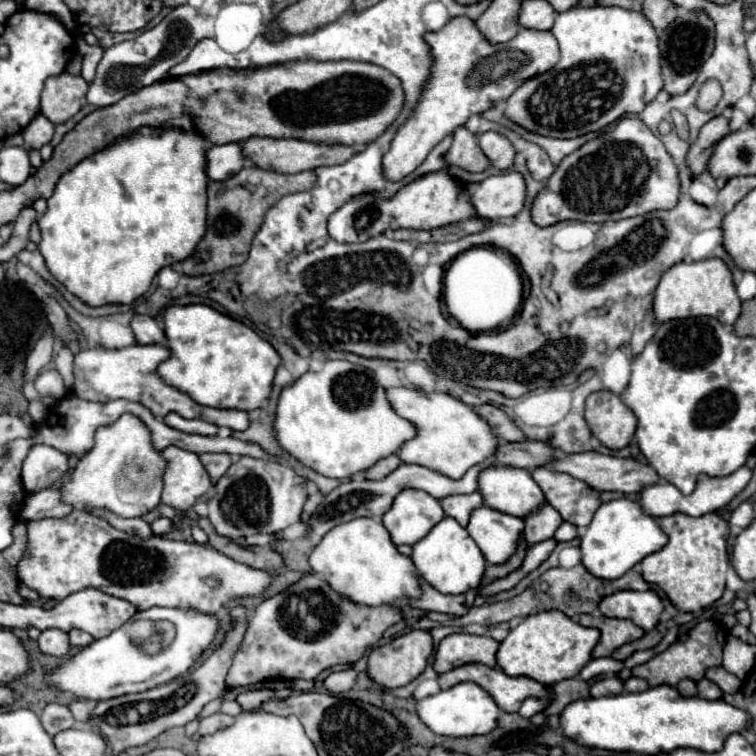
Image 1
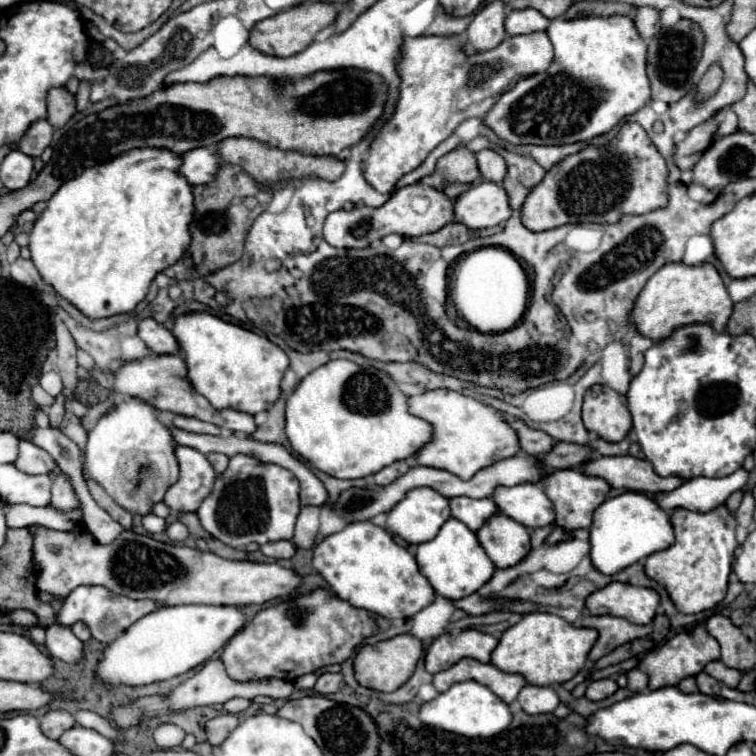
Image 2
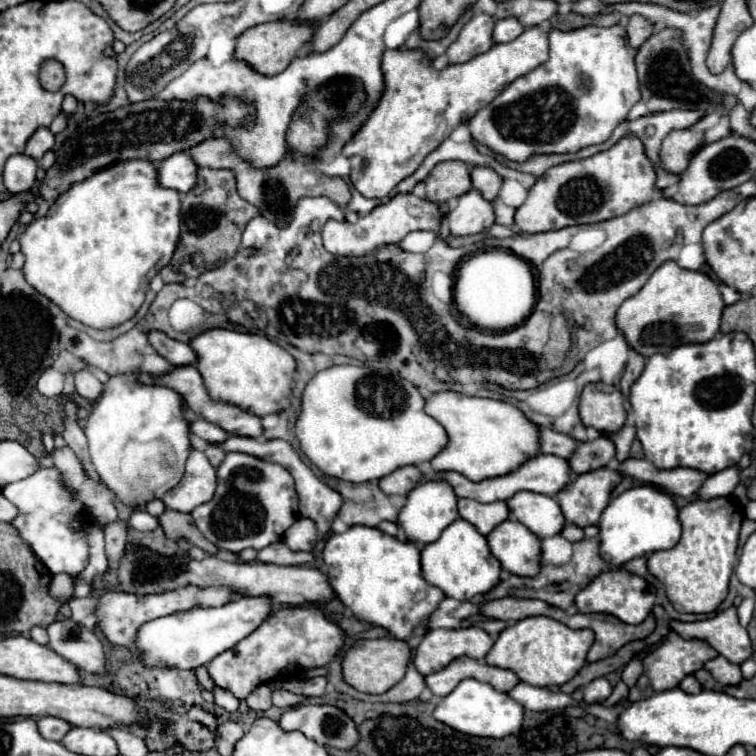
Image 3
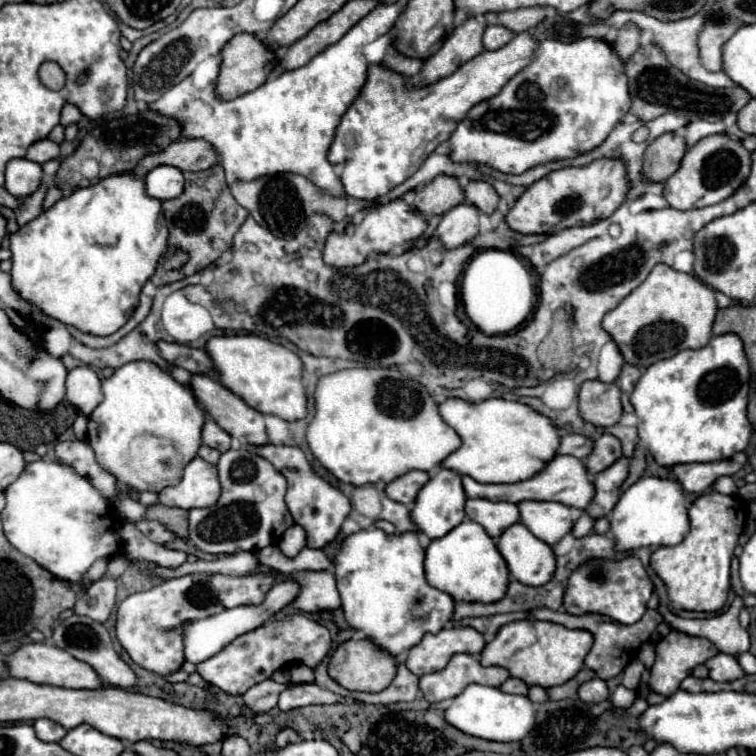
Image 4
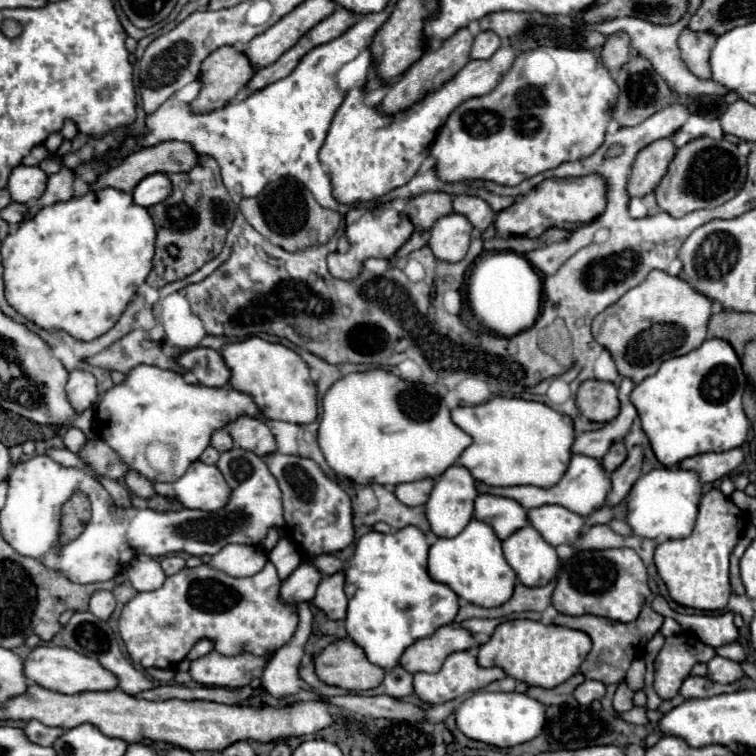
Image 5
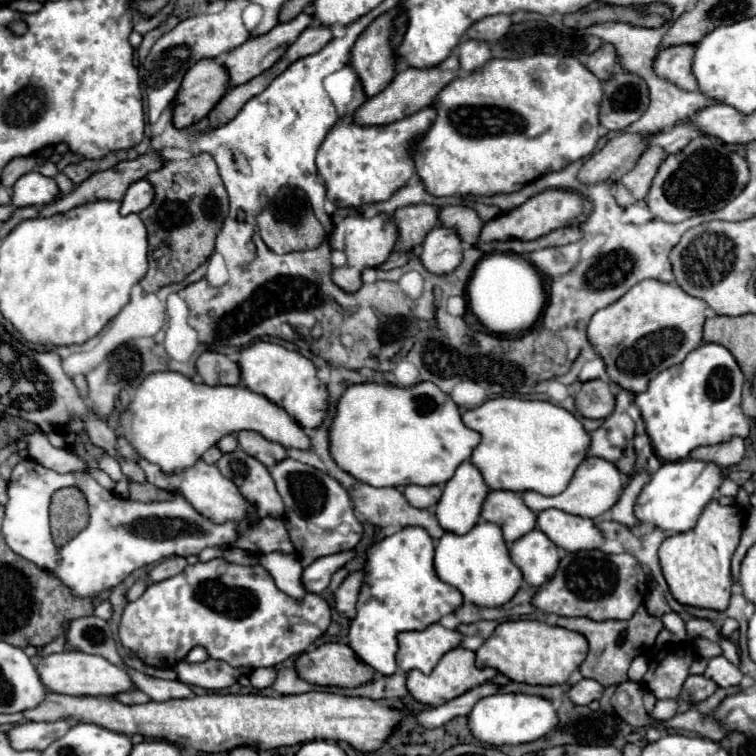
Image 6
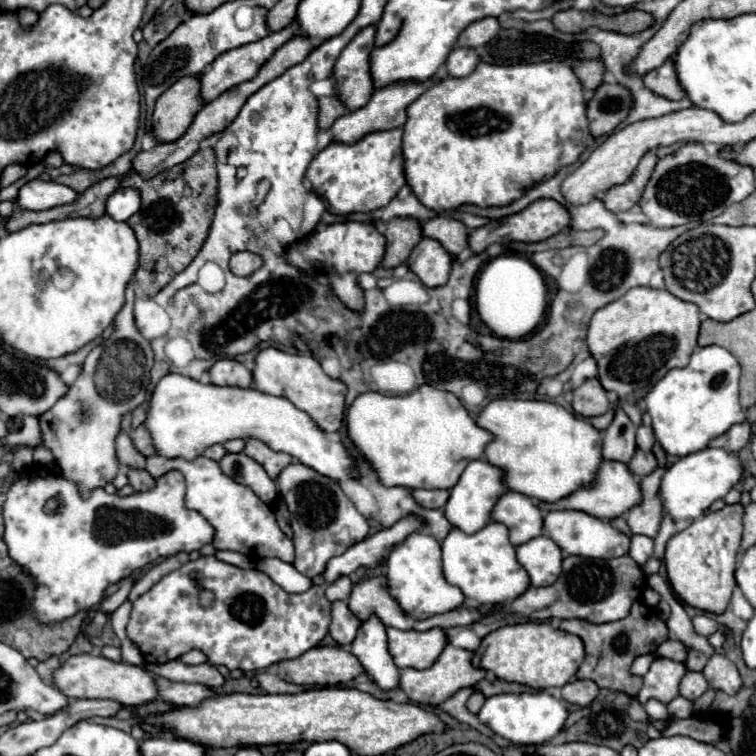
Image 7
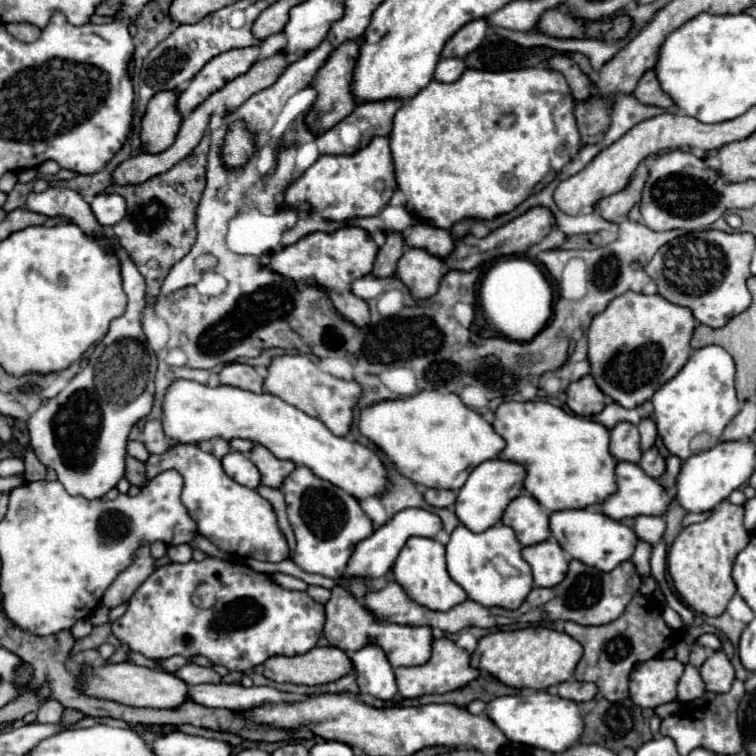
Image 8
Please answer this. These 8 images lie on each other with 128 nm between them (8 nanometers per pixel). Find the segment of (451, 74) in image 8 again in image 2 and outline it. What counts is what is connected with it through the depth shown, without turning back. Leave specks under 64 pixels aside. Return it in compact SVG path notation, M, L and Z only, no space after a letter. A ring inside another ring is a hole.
M512 10L506 16L506 32L510 36L546 30L548 24L550 24L550 20L544 18L544 14L540 14L538 10Z

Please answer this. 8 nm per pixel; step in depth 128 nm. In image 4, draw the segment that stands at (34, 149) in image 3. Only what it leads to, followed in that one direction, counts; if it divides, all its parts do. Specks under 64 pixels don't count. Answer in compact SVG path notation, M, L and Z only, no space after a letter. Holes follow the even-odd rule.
M48 138L34 142L34 144L28 148L28 154L26 154L28 160L38 162L38 164L44 164L44 162L48 162L48 160L52 160L52 158L58 158L58 156L60 156L60 154L58 154L58 144L52 142L52 140L48 140Z

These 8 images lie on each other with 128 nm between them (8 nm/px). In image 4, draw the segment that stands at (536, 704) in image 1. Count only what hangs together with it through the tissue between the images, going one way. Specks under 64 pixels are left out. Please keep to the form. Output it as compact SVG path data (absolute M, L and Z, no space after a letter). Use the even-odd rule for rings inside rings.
M508 678L502 686L500 686L502 692L508 692L508 694L520 694L520 696L528 696L528 690L530 686L518 678ZM619 685L613 692L610 698L612 706L616 708L628 708L637 698L636 691L629 690L623 685Z

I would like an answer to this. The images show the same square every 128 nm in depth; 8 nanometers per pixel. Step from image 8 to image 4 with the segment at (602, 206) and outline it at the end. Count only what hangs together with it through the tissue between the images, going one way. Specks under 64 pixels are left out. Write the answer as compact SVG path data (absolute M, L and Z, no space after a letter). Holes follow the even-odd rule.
M662 134L644 154L644 176L652 182L664 182L672 176L686 154L686 140L678 134Z

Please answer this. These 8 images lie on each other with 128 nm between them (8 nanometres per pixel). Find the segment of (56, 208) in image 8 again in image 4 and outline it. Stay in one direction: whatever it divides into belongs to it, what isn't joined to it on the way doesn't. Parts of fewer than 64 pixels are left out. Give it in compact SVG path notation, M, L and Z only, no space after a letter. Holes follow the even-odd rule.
M14 158L6 166L6 190L16 198L26 198L36 192L42 180L42 166L26 158Z

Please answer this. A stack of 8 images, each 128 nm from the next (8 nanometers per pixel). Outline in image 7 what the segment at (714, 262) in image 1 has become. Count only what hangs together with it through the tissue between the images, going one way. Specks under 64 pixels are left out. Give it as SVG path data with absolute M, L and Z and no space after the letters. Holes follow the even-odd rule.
M638 286L628 290L622 298L616 302L610 302L608 306L600 308L588 326L588 348L594 360L598 362L598 378L606 390L614 390L620 400L626 402L638 402L642 400L652 386L672 368L682 368L688 364L690 354L696 348L696 338L700 330L700 310L694 302L684 302L676 298L666 288L648 288Z

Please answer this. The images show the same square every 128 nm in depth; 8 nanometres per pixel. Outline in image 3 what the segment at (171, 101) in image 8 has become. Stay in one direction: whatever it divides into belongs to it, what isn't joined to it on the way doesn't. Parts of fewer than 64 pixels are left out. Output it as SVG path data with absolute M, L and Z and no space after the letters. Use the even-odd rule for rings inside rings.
M274 20L274 22L264 22L258 26L248 28L246 32L242 32L238 36L238 44L236 44L236 54L234 58L242 58L246 60L252 68L256 68L258 72L270 76L270 74L278 74L282 72L294 58L296 54L312 40L314 34L314 26L316 24L308 24L304 20L298 22L290 22L290 20Z

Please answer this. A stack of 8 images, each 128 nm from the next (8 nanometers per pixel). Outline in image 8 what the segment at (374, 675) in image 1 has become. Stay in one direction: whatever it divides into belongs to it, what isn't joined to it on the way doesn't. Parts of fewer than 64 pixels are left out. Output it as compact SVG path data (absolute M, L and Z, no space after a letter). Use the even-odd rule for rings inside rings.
M316 646L302 656L274 656L262 664L262 674L274 682L328 684L352 670L348 654L334 646Z

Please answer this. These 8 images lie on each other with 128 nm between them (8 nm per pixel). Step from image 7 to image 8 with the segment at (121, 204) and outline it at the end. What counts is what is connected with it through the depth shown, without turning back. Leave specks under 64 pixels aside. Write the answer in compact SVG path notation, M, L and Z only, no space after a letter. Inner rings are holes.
M98 194L92 202L92 212L102 226L110 228L124 218L124 198L120 194Z

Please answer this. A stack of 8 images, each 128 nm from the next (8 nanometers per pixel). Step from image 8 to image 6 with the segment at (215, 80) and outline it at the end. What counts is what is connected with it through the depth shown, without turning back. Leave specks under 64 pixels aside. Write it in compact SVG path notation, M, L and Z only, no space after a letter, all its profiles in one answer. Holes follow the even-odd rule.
M300 12L296 18L292 18L292 22L280 22L278 26L274 26L268 34L262 34L262 36L256 36L256 38L250 38L248 42L244 42L242 46L238 46L236 50L230 52L230 56L224 60L224 66L230 74L230 86L238 86L238 84L244 84L248 80L252 80L254 76L266 72L272 64L276 64L284 52L288 50L288 46L292 42L296 42L296 38L314 22L312 18L312 12Z

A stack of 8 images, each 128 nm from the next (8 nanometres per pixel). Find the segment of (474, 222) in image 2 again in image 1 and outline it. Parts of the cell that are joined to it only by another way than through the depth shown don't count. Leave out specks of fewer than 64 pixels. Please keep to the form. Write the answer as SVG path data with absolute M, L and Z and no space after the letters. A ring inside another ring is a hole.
M520 172L490 176L472 190L472 204L480 218L504 220L524 208L526 182Z

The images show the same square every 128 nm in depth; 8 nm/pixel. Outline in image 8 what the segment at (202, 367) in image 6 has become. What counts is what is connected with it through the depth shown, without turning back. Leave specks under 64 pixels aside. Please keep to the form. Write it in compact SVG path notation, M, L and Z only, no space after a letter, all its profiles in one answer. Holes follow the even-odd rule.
M232 362L232 364L226 364L220 374L220 384L228 384L228 386L236 386L236 388L242 388L242 390L250 390L250 392L264 392L264 378L252 368L252 366L246 366L246 364L238 364L238 362Z

